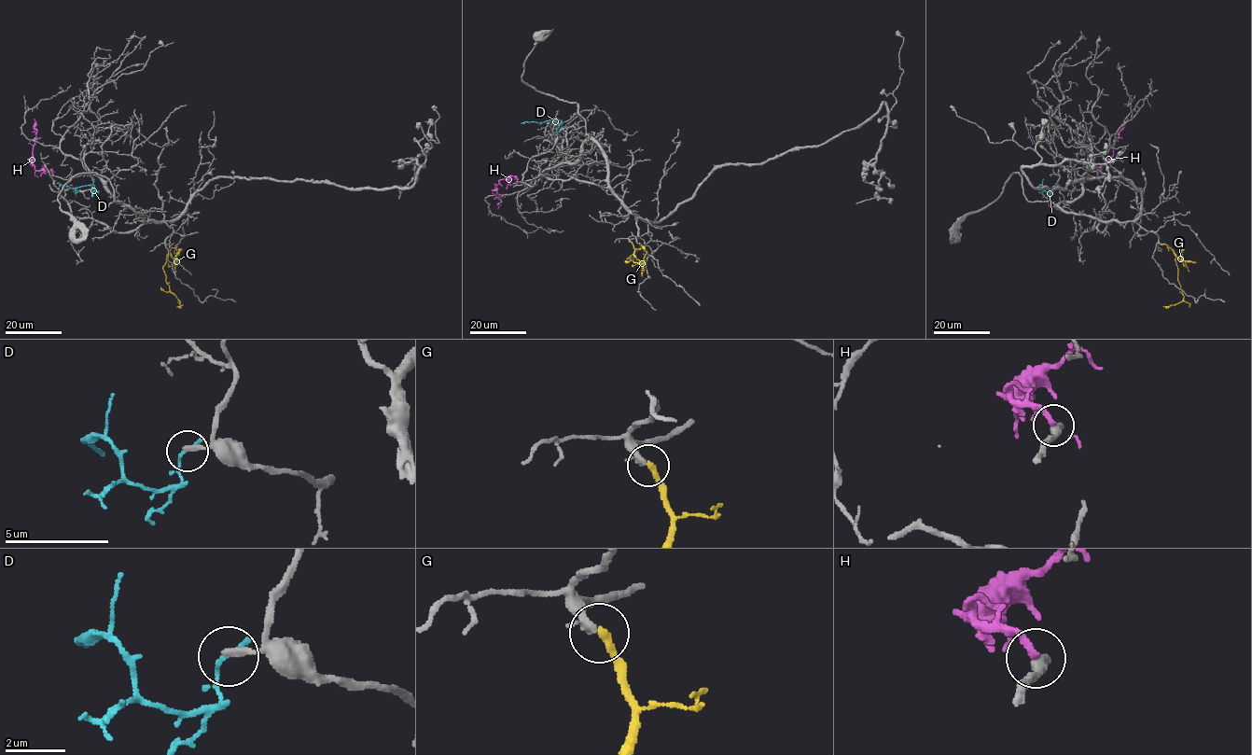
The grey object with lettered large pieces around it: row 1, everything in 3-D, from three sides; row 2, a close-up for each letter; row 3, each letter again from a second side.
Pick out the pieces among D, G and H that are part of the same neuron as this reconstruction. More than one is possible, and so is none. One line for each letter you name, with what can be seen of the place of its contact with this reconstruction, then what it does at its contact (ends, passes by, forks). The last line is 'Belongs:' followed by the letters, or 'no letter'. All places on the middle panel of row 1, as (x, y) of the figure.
G: contact (631, 242); it ends
Belongs: G

